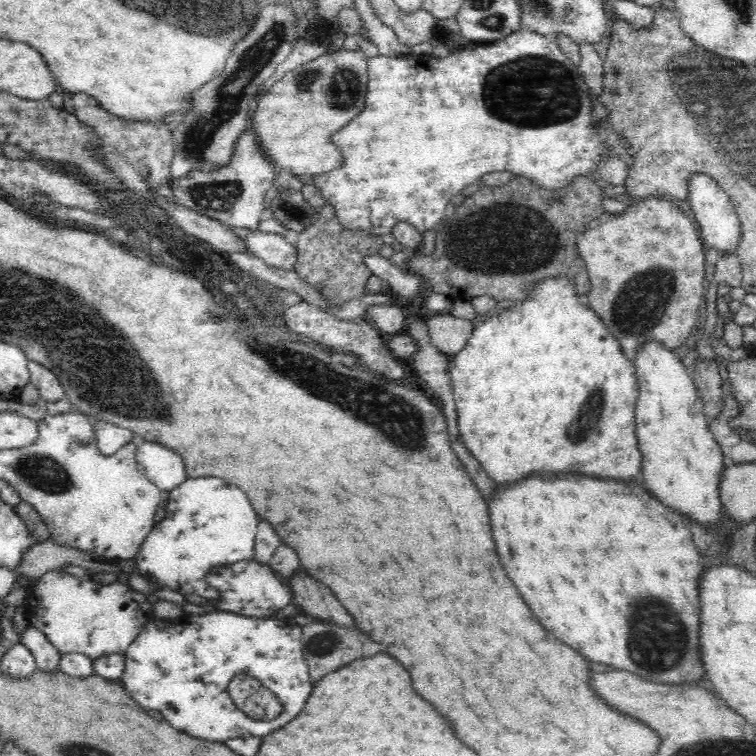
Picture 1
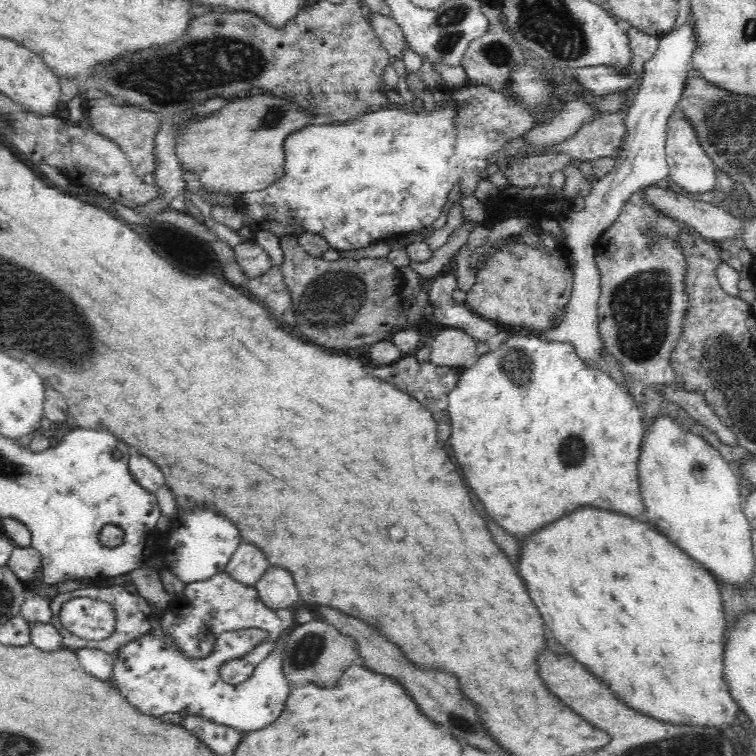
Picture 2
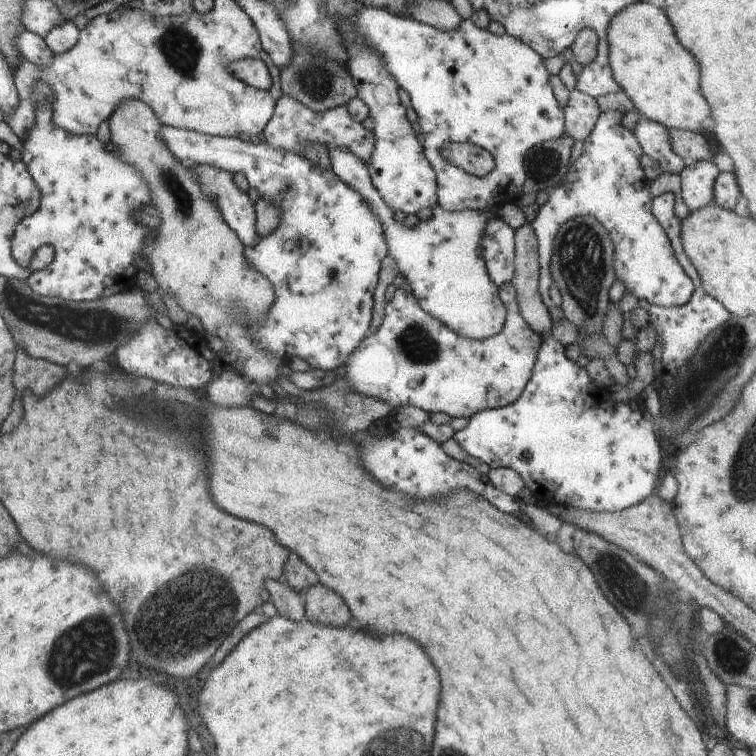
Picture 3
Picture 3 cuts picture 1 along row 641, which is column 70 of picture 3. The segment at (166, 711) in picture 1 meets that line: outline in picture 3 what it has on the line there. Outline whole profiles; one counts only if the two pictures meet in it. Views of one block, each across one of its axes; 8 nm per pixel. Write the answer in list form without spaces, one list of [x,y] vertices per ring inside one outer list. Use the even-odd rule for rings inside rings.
[[[38,80],[34,84],[34,126],[20,140],[24,146],[23,151],[15,155],[24,162],[30,178],[40,190],[40,206],[34,214],[20,219],[16,224],[10,240],[11,255],[22,268],[26,268],[38,248],[50,245],[55,250],[56,260],[49,268],[38,270],[25,280],[30,288],[40,296],[61,298],[78,304],[102,300],[114,296],[116,292],[132,288],[136,276],[136,270],[132,270],[132,266],[143,266],[142,246],[146,230],[132,220],[132,212],[150,202],[150,188],[132,164],[120,160],[113,152],[106,151],[105,143],[96,134],[76,136],[52,124],[52,96],[54,92],[46,86],[46,82]]]

